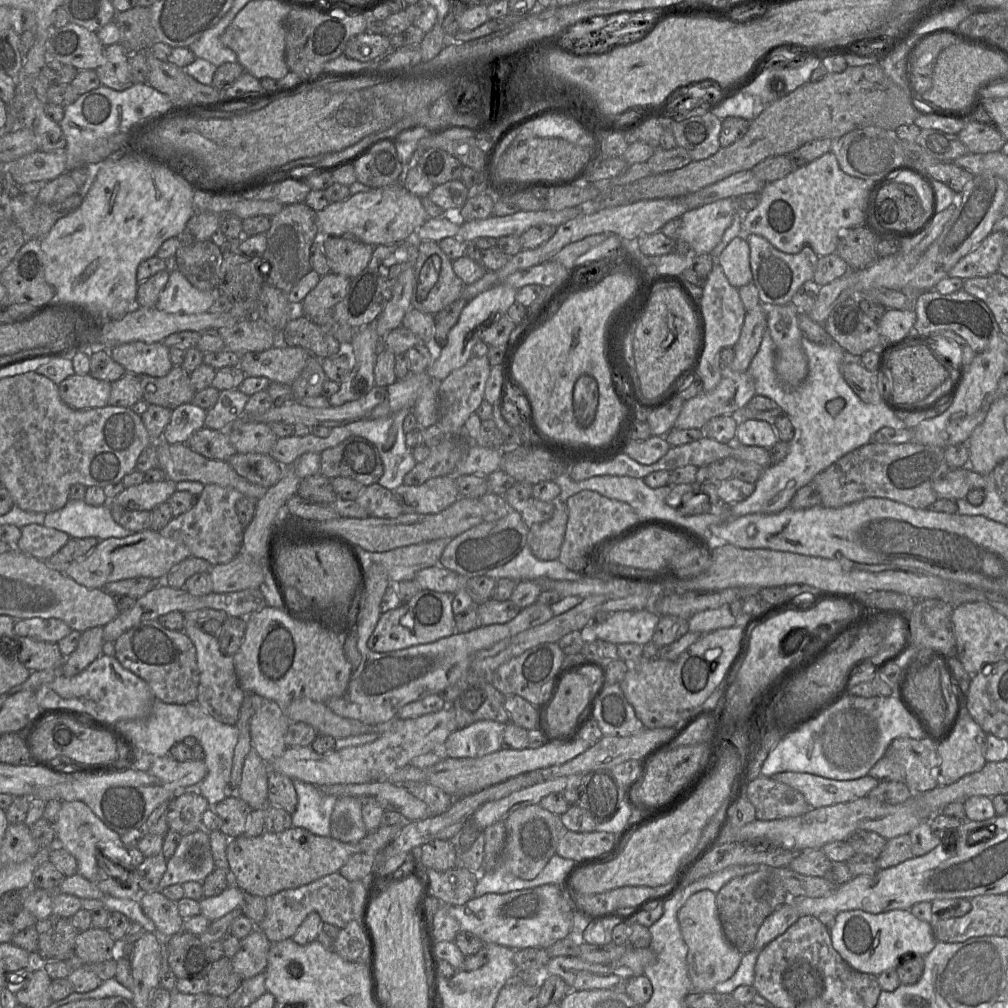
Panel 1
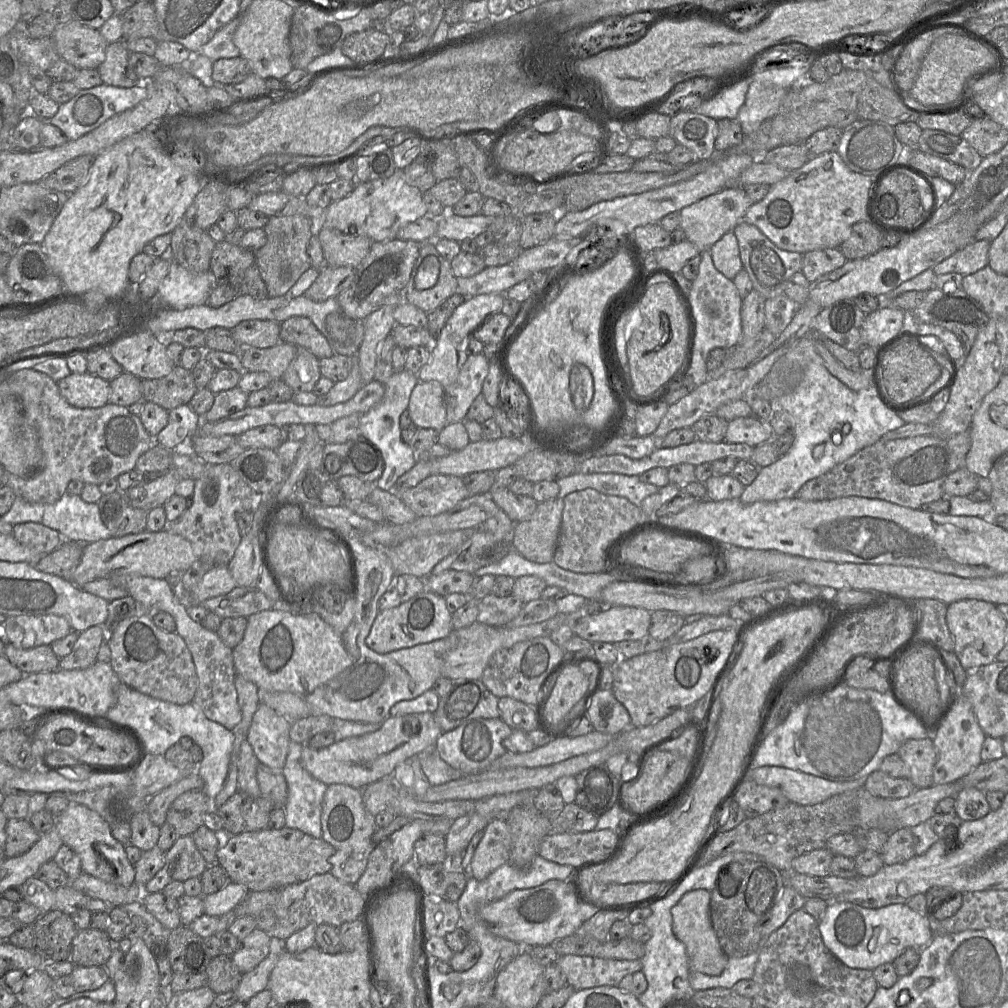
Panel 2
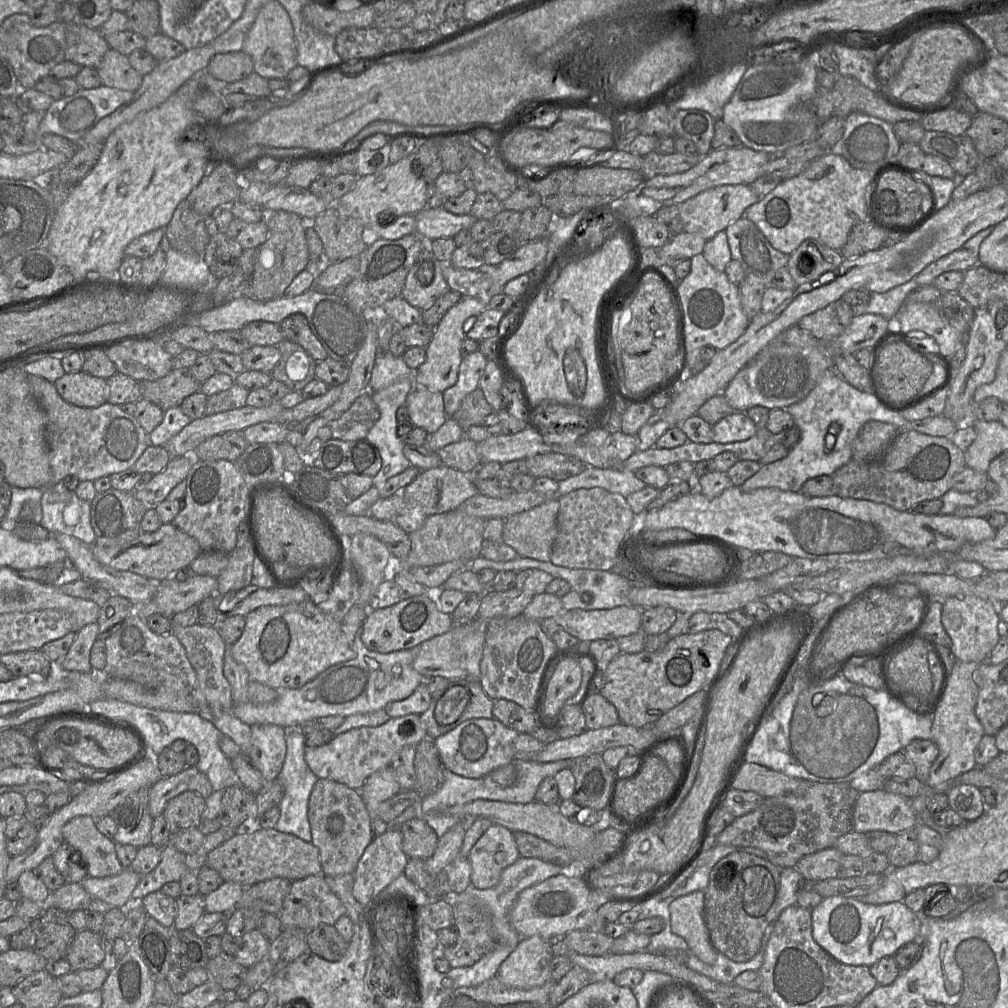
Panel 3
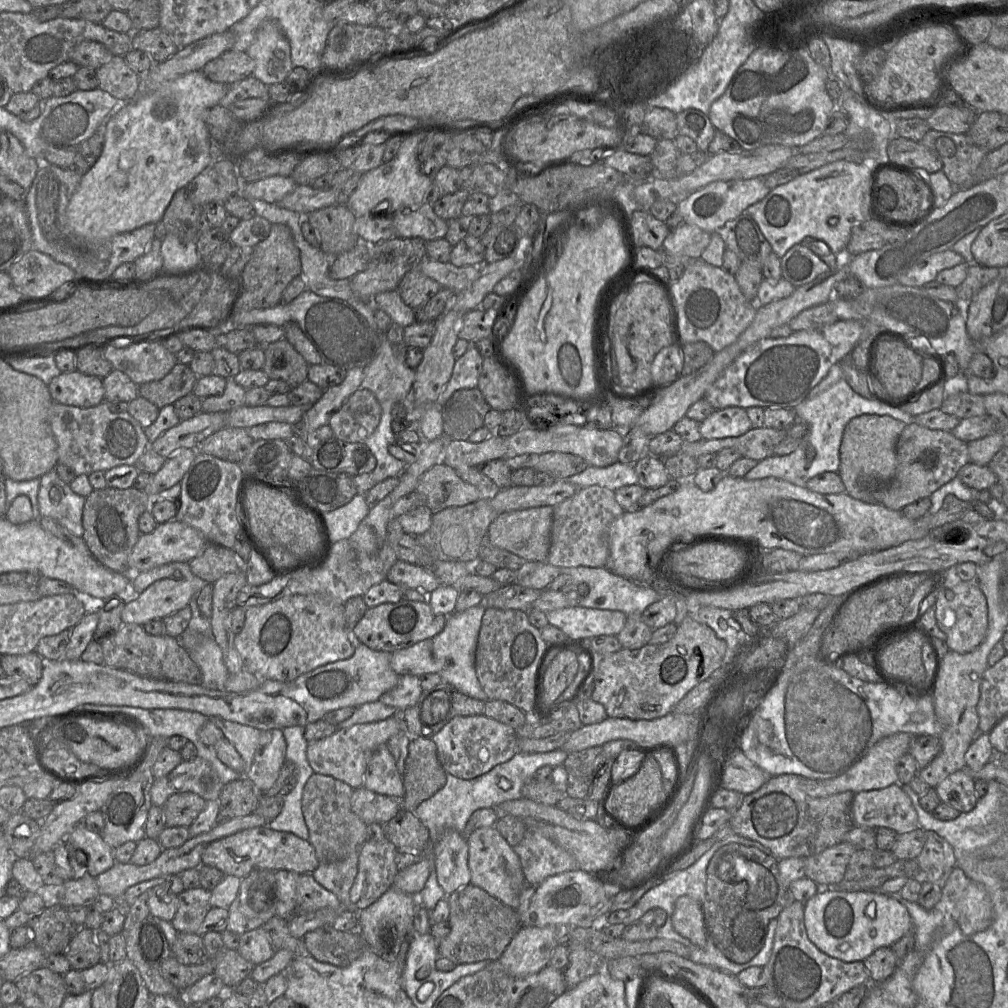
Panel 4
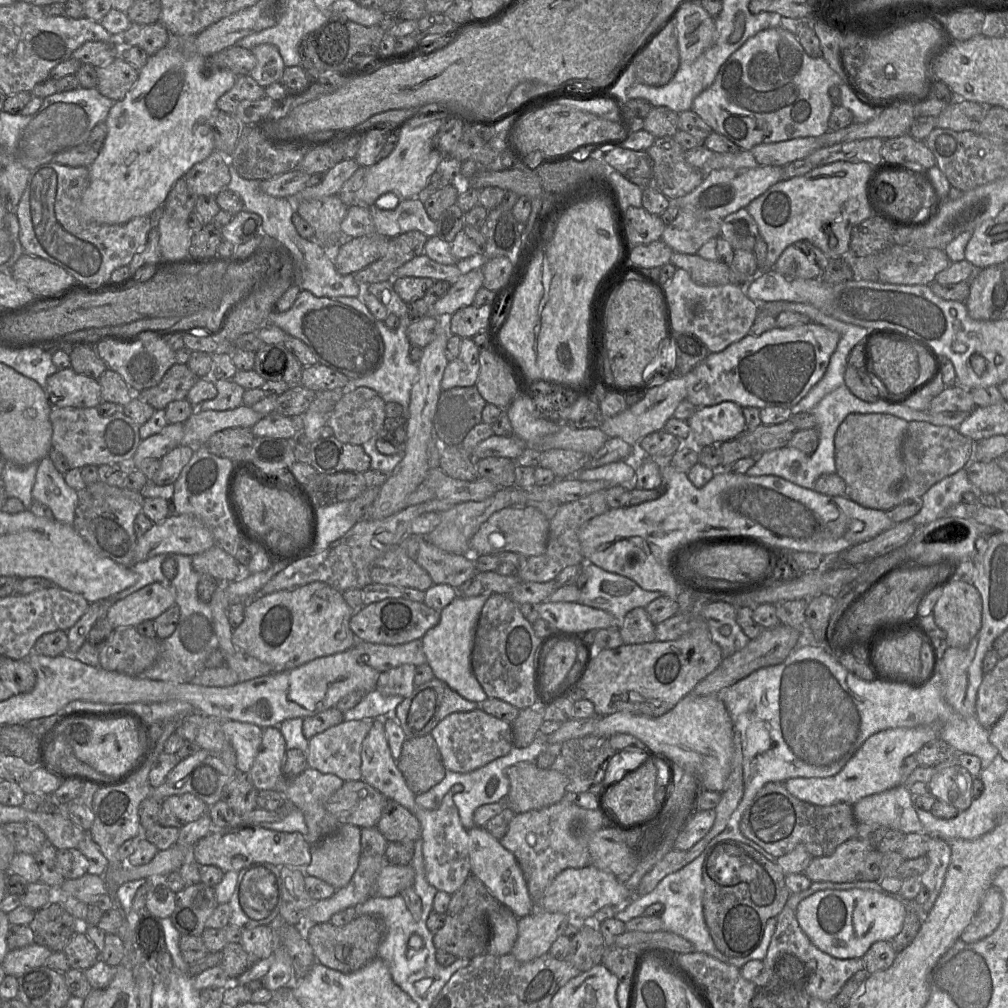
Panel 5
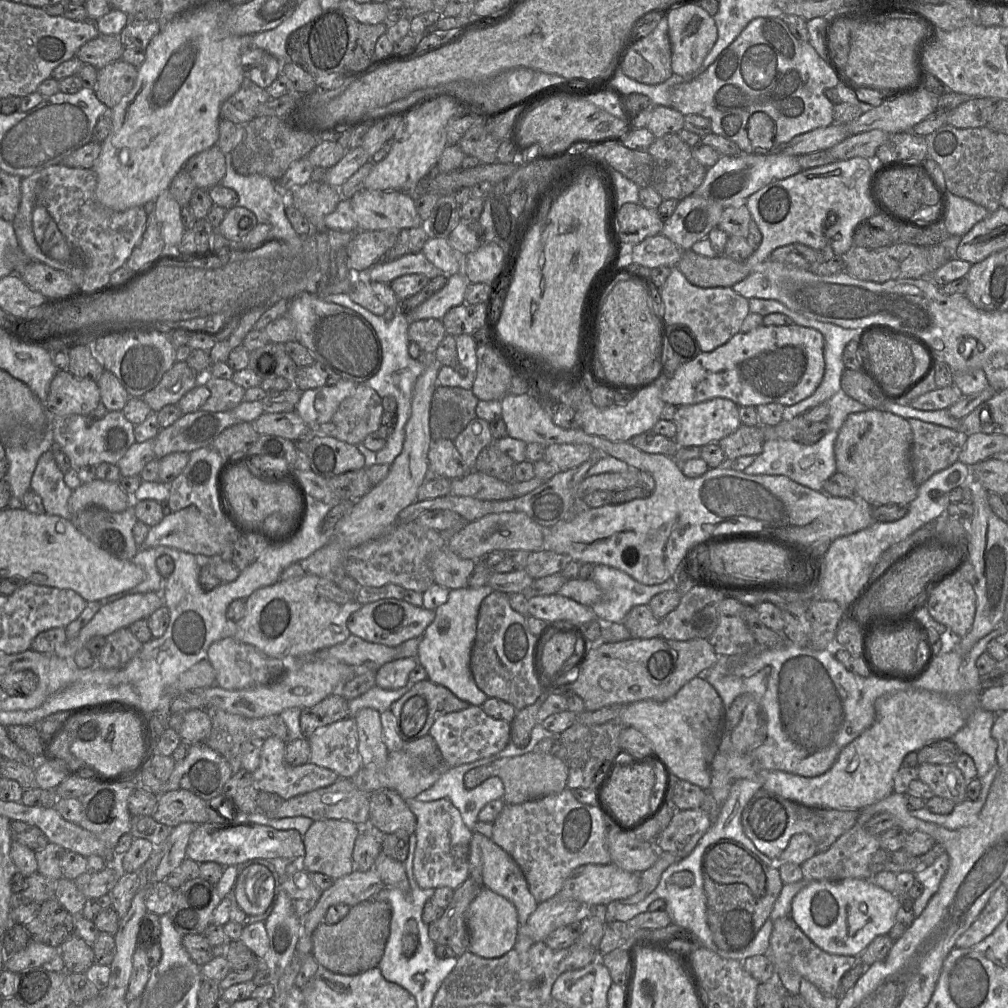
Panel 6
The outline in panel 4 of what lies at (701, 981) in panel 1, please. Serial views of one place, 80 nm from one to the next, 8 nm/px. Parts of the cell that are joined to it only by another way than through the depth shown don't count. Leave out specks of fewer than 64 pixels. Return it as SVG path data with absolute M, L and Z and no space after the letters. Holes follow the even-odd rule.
M689 896L679 897L672 914L673 927L677 933L689 939L694 945L704 948L708 932L704 922L702 906Z

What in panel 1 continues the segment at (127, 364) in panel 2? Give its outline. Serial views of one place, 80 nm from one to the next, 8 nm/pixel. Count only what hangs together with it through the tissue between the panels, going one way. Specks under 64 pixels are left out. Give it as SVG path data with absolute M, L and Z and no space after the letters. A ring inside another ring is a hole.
M135 341L117 345L109 350L114 361L122 365L126 373L164 377L174 367L169 348L163 343Z

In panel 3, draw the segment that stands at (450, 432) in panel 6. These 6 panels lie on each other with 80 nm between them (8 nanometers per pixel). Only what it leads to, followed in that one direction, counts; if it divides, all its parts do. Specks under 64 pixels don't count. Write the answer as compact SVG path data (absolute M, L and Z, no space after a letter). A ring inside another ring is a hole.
M478 387L463 399L459 409L448 418L453 418L465 431L466 436L470 427L483 425L485 418L493 412L493 408Z

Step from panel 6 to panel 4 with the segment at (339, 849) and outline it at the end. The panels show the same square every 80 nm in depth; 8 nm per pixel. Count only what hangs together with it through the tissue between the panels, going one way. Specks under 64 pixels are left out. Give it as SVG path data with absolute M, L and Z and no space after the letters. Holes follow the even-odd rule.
M353 853L343 860L320 863L312 872L313 878L323 887L334 893L345 909L360 911L352 905L350 889L358 872L359 853Z

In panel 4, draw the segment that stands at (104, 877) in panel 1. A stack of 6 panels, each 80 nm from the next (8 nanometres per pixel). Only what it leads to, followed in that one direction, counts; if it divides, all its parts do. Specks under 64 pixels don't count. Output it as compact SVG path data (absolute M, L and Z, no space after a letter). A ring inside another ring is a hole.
M82 822L71 830L64 842L87 855L87 875L91 877L96 878L116 863L115 849L112 849L99 833L88 830Z

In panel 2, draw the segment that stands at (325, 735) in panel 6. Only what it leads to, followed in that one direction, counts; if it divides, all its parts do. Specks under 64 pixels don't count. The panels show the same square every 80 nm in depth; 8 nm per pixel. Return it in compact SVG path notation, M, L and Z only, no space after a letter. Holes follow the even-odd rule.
M431 712L389 716L378 730L371 733L345 738L319 750L304 744L301 763L312 777L327 786L345 784L363 789L373 782L390 778L395 767L409 757L434 750L435 742L442 733Z

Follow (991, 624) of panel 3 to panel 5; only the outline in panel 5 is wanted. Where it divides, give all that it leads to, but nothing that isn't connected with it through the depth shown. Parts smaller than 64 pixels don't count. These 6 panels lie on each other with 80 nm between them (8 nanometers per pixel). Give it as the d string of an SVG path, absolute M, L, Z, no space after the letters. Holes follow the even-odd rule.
M953 580L942 589L932 614L936 625L946 633L948 647L966 648L981 629L982 599L972 583Z

